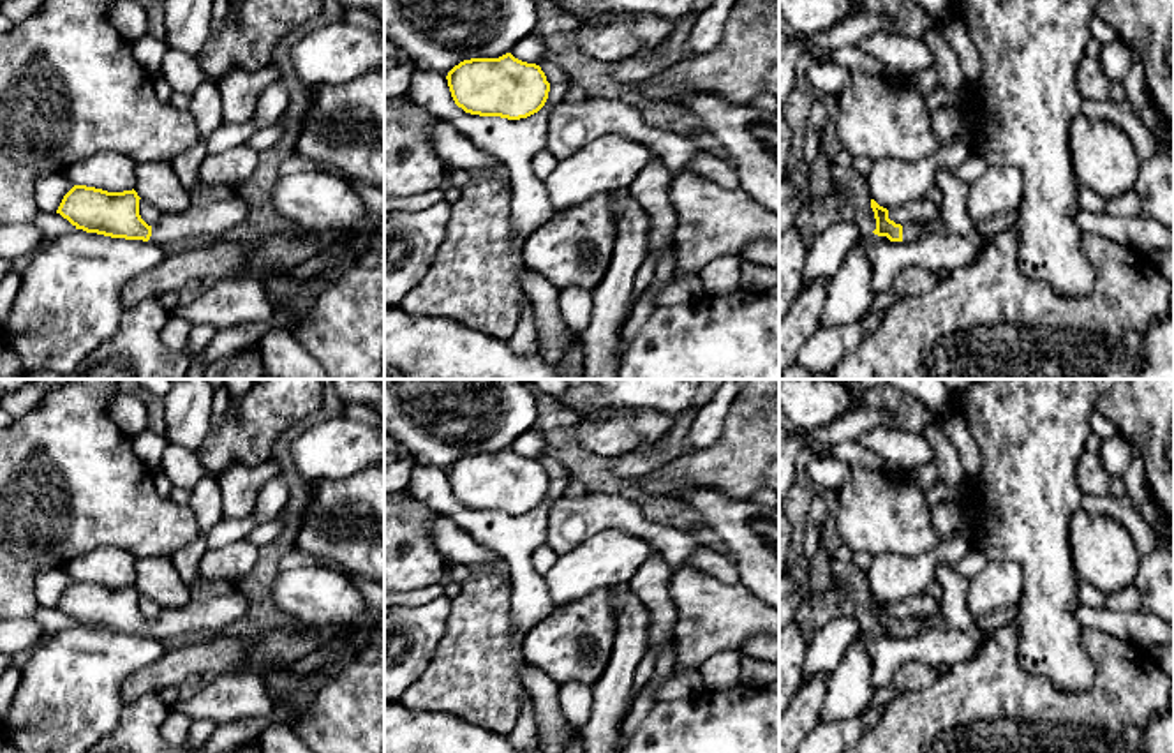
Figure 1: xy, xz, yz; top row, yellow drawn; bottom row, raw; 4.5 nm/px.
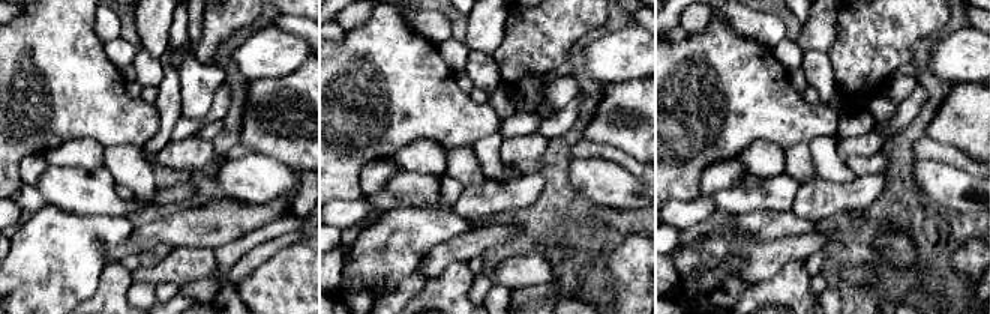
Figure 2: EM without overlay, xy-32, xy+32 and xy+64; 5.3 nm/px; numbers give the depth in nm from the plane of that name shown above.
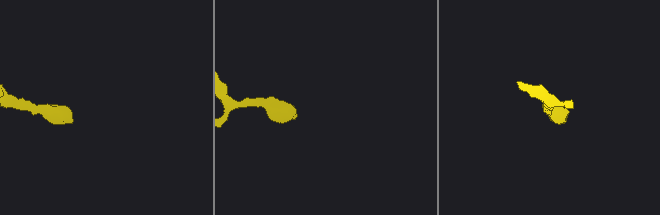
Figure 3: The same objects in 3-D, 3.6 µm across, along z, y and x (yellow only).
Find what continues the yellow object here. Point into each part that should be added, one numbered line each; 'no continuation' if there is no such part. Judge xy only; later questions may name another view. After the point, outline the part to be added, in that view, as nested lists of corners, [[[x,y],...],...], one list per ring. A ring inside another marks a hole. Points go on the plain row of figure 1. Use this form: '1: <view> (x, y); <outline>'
1: xy (219, 612); [[[234,587],[226,596],[190,600],[183,608],[162,608],[152,621],[150,637],[164,642],[199,630],[222,631],[245,614],[249,601],[243,591]]]

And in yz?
1: yz (913, 626); [[[940,612],[936,617],[913,617],[903,621],[903,637],[915,637],[925,631],[943,631],[948,630],[945,614]]]

